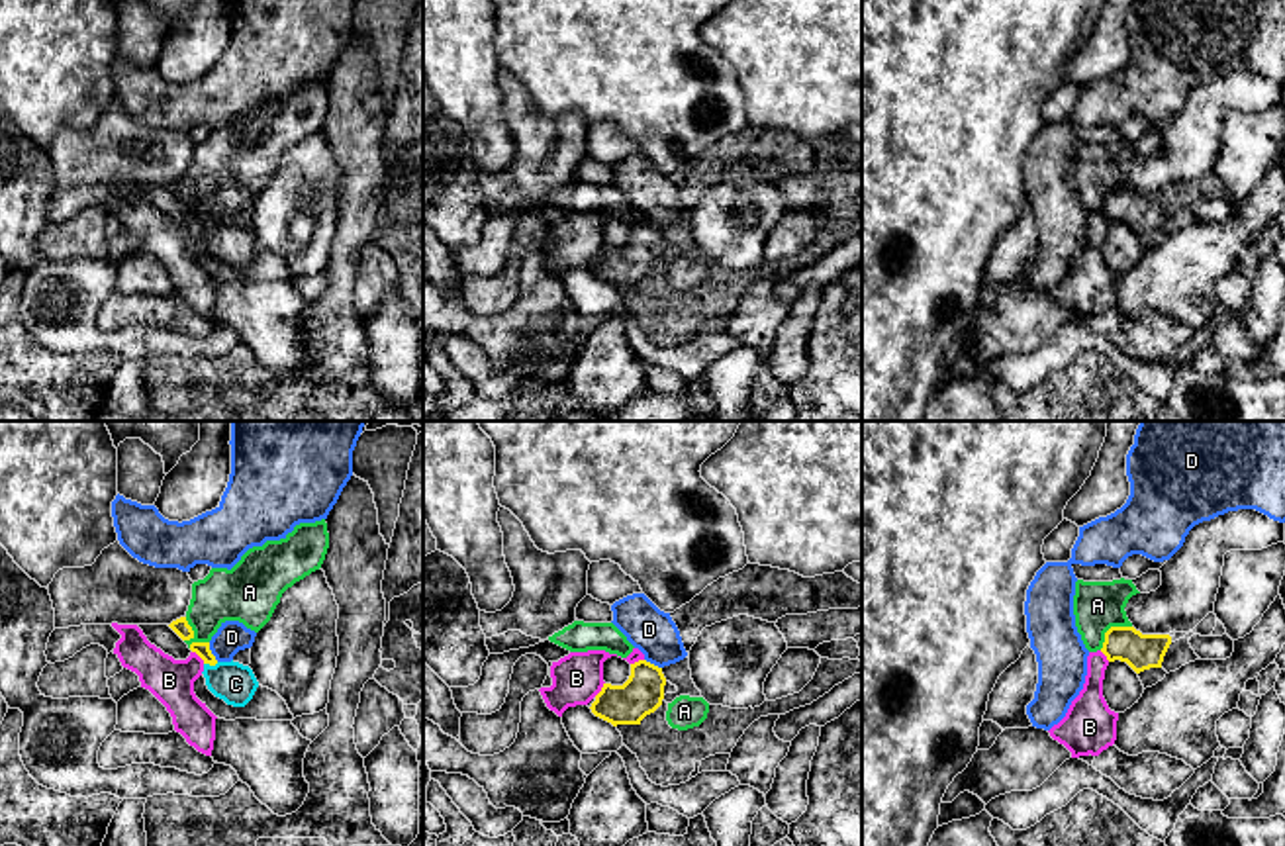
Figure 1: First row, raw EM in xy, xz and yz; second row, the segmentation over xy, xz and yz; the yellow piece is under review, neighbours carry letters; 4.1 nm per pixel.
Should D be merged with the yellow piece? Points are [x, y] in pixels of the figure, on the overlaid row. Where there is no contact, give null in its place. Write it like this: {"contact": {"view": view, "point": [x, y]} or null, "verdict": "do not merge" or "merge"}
{"contact": {"view": "xy", "point": [210, 653]}, "verdict": "do not merge"}

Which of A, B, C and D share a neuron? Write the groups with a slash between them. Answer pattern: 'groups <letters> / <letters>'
groups A / B / C / D

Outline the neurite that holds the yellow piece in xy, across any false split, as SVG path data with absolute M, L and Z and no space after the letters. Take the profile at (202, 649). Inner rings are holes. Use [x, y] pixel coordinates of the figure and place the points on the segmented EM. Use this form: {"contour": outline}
{"contour": "M192 642L190 650L196 652L204 660L204 678L208 689L223 699L227 705L245 707L257 687L259 682L249 666L239 662L217 662L210 650L210 642Z"}

